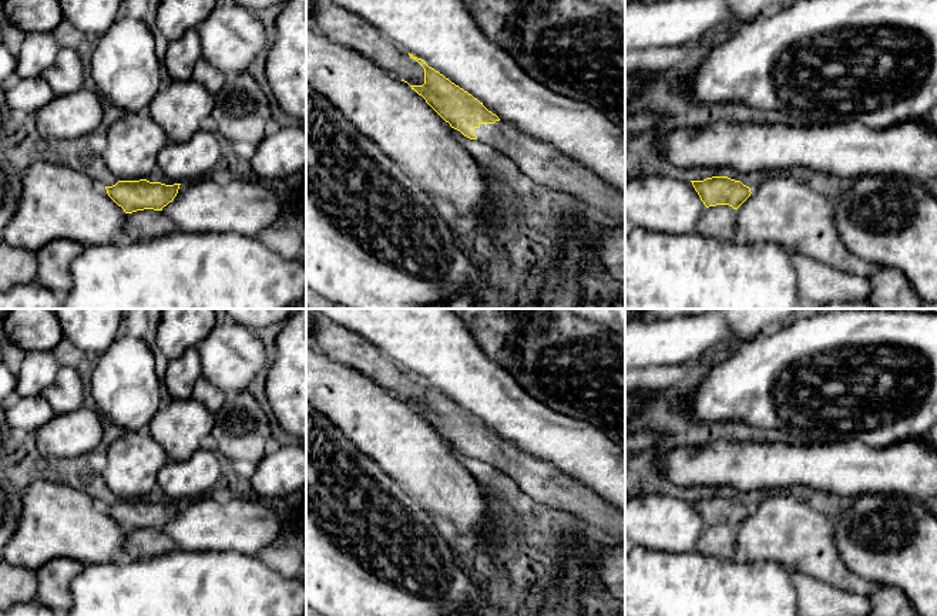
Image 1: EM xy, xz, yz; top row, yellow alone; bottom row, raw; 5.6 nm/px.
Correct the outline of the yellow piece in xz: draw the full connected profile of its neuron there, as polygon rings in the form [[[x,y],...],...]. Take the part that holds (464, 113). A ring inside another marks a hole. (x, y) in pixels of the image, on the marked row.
[[[410,53],[409,55],[424,68],[424,84],[410,85],[412,90],[422,95],[451,128],[460,131],[470,139],[478,139],[491,145],[496,151],[506,154],[530,178],[540,184],[543,192],[551,196],[571,199],[591,213],[595,213],[600,219],[625,225],[624,193],[553,147],[520,134],[517,129],[503,122],[496,114],[488,111],[483,102],[471,94],[451,83],[434,68],[429,67],[424,60],[417,58]]]

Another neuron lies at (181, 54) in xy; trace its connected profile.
[[[191,28],[181,38],[168,43],[164,65],[172,81],[188,81],[199,58],[201,38],[198,30]]]

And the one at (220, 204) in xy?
[[[212,175],[181,184],[174,201],[164,206],[161,212],[174,222],[178,230],[228,232],[256,238],[279,218],[281,202],[261,182],[249,182],[225,175]]]

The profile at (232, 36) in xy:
[[[229,0],[197,30],[202,58],[226,75],[245,73],[266,41],[256,13]]]

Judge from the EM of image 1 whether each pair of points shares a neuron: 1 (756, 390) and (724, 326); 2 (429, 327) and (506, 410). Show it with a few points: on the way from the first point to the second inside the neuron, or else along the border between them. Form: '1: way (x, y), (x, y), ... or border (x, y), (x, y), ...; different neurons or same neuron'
1: border (763, 332), (725, 352); different neurons
2: way (443, 347), (486, 390); same neuron

